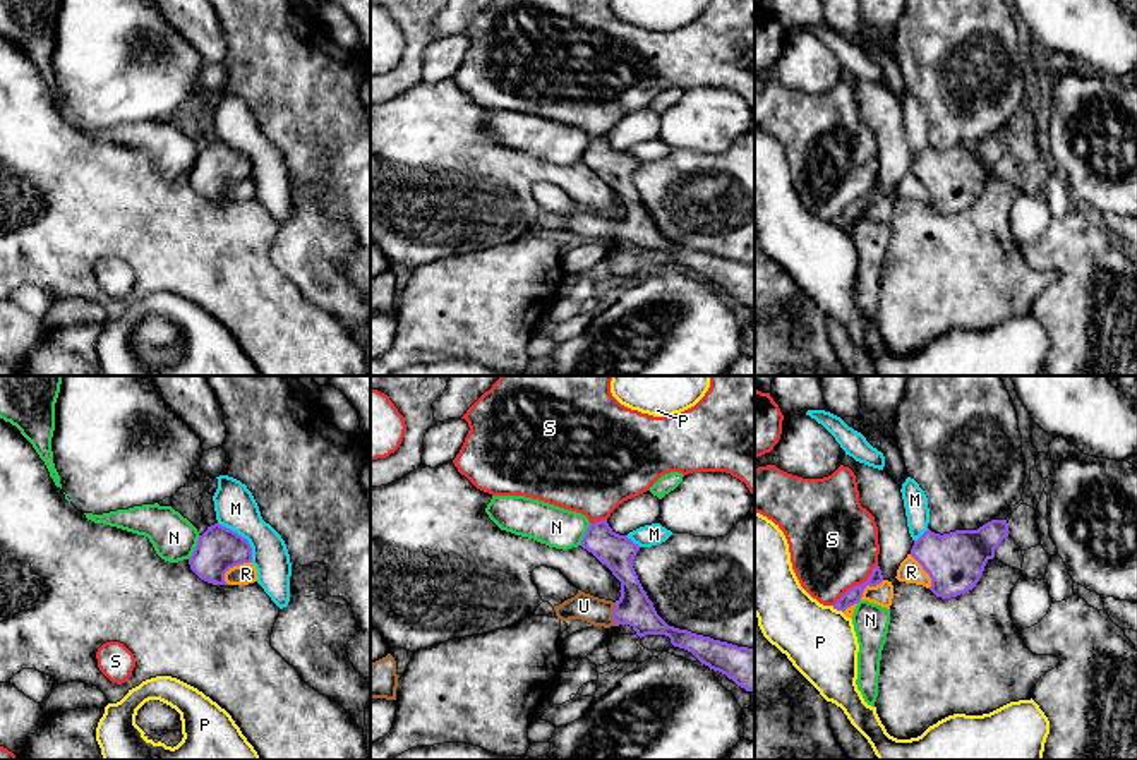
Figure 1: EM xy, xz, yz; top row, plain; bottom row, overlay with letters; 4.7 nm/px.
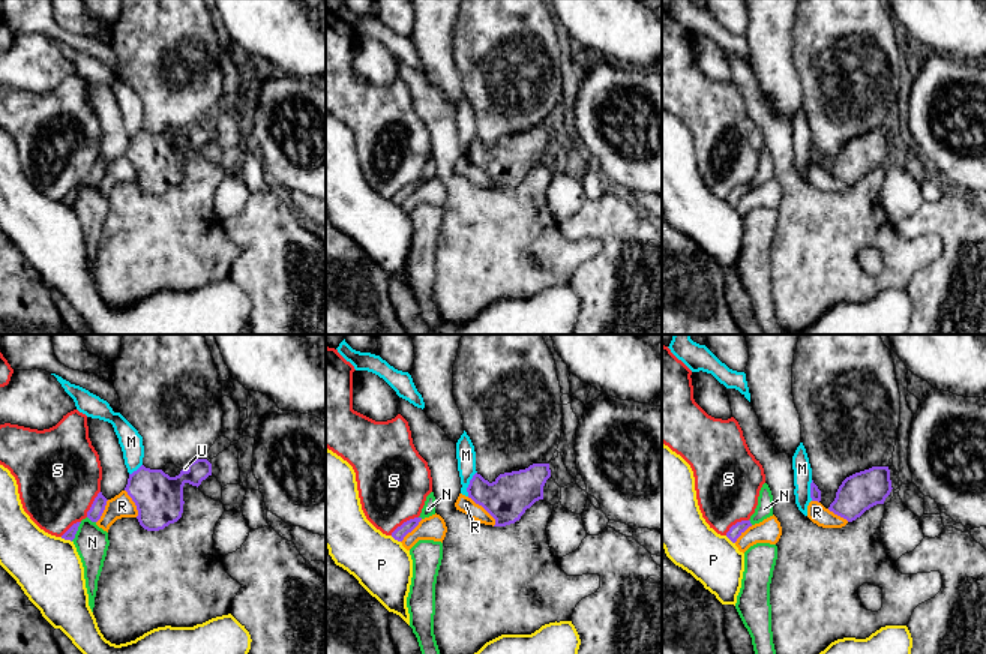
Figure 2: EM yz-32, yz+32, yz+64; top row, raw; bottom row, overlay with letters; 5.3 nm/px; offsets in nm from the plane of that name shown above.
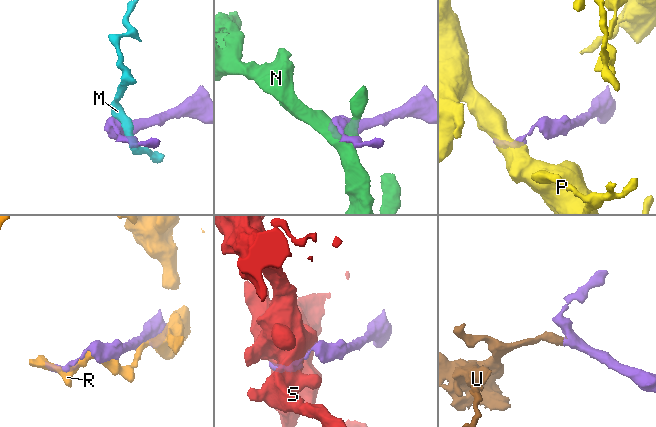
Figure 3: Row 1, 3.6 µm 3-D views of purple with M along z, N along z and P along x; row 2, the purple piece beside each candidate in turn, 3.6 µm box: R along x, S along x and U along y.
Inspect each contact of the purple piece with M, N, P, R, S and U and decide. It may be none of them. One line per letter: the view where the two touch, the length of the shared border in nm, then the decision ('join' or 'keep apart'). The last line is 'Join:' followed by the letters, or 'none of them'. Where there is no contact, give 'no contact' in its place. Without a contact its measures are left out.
M: contact in xy; length 260 nm; keep apart
N: contact in xy; length 130 nm; keep apart
P: contact in yz; length 70 nm; keep apart
R: contact in xy; length 160 nm; keep apart
S: contact in yz; length 260 nm; keep apart
U: contact in xz; length 110 nm; join
Join: U

